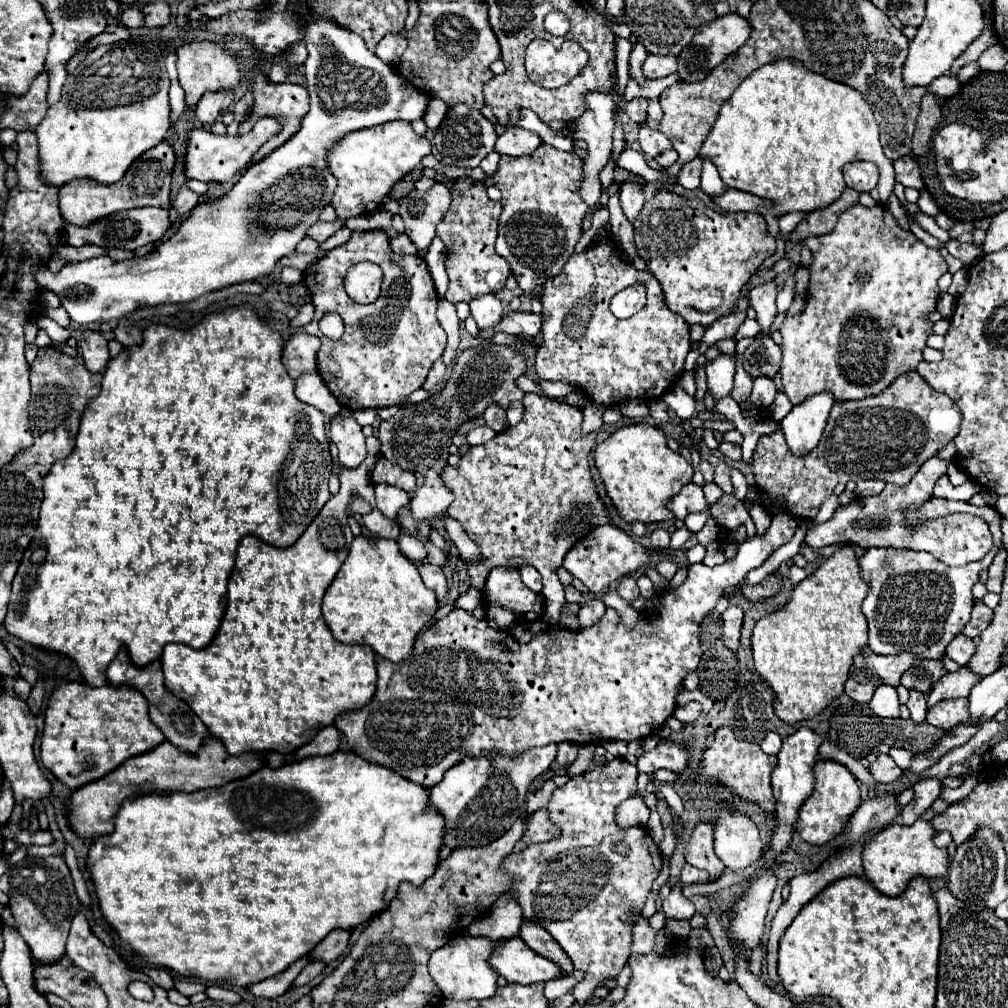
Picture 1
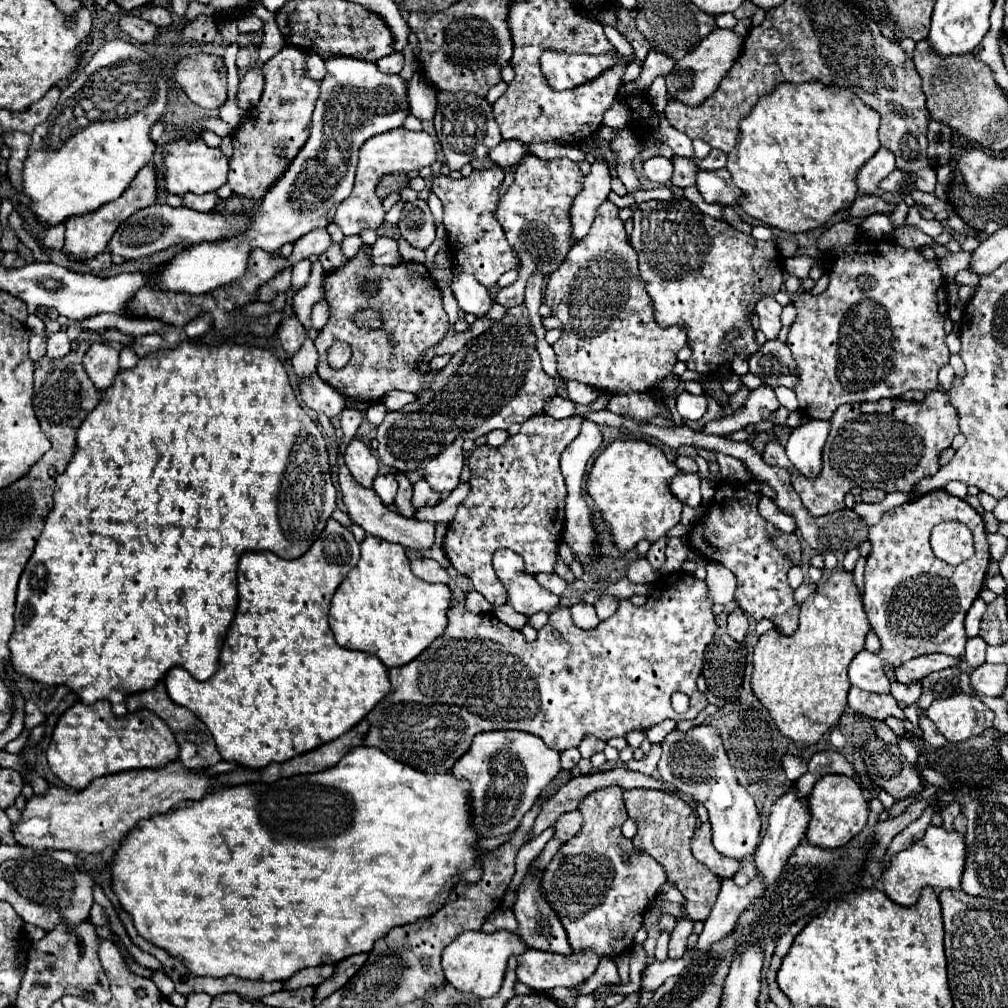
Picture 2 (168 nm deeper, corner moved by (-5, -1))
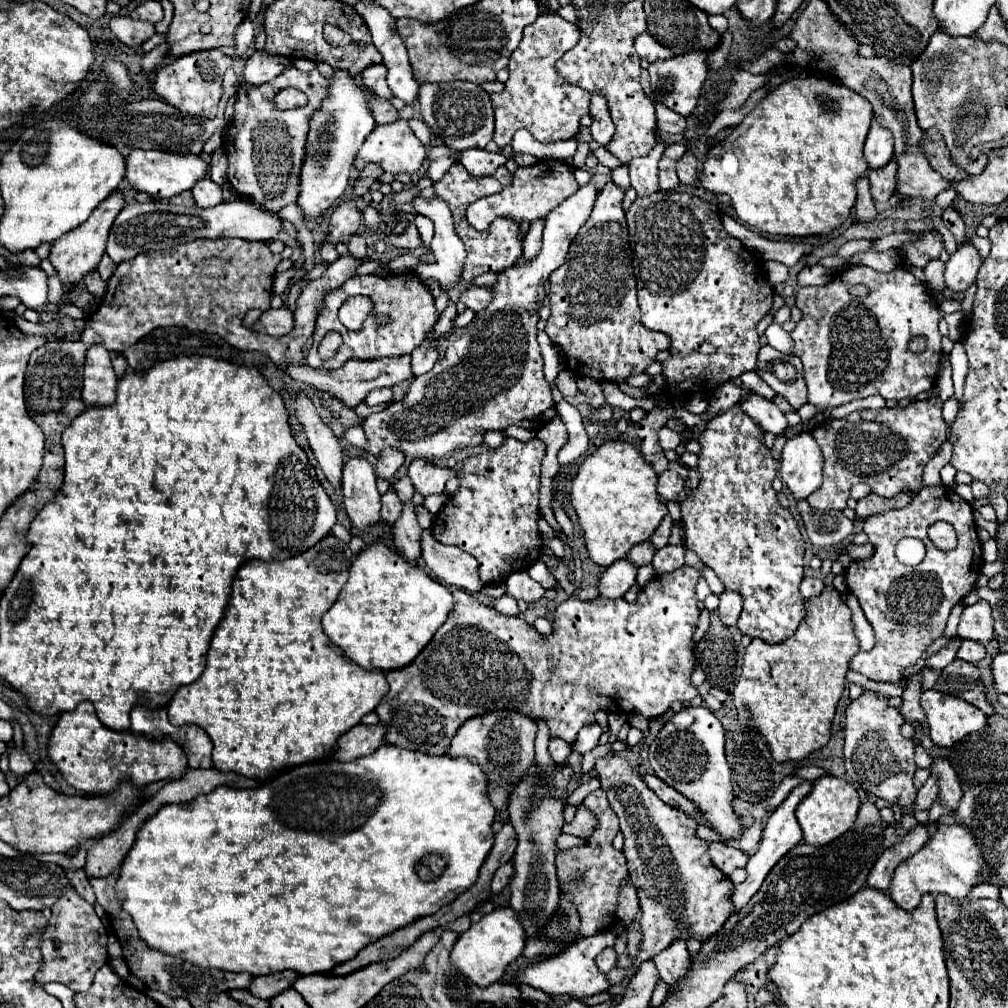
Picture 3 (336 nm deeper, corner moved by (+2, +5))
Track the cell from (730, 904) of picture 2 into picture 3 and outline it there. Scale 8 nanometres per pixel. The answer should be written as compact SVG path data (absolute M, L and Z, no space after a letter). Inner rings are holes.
M810 781L798 785L798 787L782 801L782 805L770 815L770 819L768 819L768 823L766 823L766 827L764 827L760 845L758 845L760 849L758 849L754 855L750 855L750 859L748 859L748 863L746 863L746 875L748 875L748 877L746 877L744 883L738 883L738 885L734 887L734 893L732 893L732 897L730 897L734 909L742 909L742 907L756 895L756 891L760 889L764 877L766 877L768 871L776 865L776 861L778 861L782 855L786 855L794 845L798 845L798 841L802 841L802 831L800 831L800 825L798 825L798 821L796 821L794 811L796 811L796 805L802 801L802 797L808 795L810 789L812 789L812 783L810 783Z

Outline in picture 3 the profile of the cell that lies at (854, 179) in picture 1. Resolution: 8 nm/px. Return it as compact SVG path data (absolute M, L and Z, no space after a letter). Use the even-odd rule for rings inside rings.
M872 121L870 133L866 137L866 145L864 145L864 157L868 161L870 169L878 169L884 167L890 159L892 159L892 133L884 127L878 125L878 121Z

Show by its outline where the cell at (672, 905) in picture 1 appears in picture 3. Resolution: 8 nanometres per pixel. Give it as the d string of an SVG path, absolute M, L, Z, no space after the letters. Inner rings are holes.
M674 941L670 949L664 949L652 961L666 983L676 983L680 977L686 975L686 969L690 967L690 953L686 949L686 941Z

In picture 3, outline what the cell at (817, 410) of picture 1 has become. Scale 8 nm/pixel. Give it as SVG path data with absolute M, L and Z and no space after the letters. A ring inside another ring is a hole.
M796 433L786 441L782 449L780 473L782 481L798 499L806 499L812 491L820 487L822 451L812 433Z

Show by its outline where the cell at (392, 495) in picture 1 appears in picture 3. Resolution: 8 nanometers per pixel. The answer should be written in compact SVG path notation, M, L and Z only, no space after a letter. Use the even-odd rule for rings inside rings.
M388 447L380 453L378 457L378 463L376 463L376 475L380 479L392 479L396 475L396 471L400 469L400 465L404 463L404 455L400 449L394 449L394 447Z

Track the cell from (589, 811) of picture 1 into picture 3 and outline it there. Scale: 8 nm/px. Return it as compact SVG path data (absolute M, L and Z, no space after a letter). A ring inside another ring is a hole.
M602 789L592 791L584 799L584 807L588 807L596 817L596 827L592 835L586 839L586 845L572 847L564 851L556 851L556 877L560 883L560 893L570 897L580 915L580 937L596 935L602 931L610 931L618 925L616 909L618 909L618 893L622 883L630 883L626 857L622 851L612 847L612 839L618 833L618 815L610 809L610 801Z

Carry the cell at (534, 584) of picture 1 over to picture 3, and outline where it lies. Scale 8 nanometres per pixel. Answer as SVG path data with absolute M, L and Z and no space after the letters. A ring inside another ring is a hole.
M536 561L536 563L528 569L528 573L530 573L530 577L532 577L534 581L538 581L542 587L546 587L546 589L556 587L556 579L554 579L554 575L550 573L550 569L548 569L542 561Z

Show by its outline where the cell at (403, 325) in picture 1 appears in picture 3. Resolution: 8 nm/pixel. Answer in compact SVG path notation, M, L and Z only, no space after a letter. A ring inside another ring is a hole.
M404 271L402 275L356 275L352 279L348 279L340 289L334 289L326 295L324 307L318 315L316 321L316 329L312 335L312 347L308 349L306 355L306 363L314 369L338 369L342 367L348 359L374 359L374 357L392 357L392 355L402 355L402 353L410 353L414 351L426 337L426 333L438 323L438 317L442 313L436 309L434 305L434 297L430 293L430 289L426 287L426 283L412 271ZM352 295L368 295L374 301L374 315L376 319L368 319L362 327L360 333L352 333L348 331L340 321L338 321L338 309L340 305L352 297ZM388 317L388 323L380 323L380 319ZM328 331L338 331L344 339L342 347L338 349L334 359L328 361L320 361L318 359L318 345L322 341L322 337Z

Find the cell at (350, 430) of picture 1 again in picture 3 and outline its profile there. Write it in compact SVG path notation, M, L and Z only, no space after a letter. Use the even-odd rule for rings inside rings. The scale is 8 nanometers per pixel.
M356 455L344 465L342 477L344 509L356 527L370 527L380 517L380 493L376 489L374 467L368 459Z

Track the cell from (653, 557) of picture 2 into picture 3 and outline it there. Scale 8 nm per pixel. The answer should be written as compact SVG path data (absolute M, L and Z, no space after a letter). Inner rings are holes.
M666 515L666 517L662 519L662 523L658 525L658 529L654 531L654 535L650 537L650 543L652 543L656 549L664 547L664 545L668 543L668 539L670 539L670 529L672 529L672 519L670 519L670 515Z

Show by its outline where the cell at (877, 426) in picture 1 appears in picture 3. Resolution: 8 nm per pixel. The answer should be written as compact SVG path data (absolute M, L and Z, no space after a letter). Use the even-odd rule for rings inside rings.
M930 397L912 401L908 407L860 409L842 419L830 419L814 429L814 437L824 453L824 481L806 501L814 509L844 509L850 487L866 483L882 497L894 497L902 489L918 491L922 487L922 469L948 437L948 425L942 417L942 399Z

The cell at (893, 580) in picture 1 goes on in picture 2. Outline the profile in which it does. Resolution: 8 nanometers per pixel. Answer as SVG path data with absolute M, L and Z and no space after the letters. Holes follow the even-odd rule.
M943 489L925 493L923 497L903 503L883 513L881 521L869 531L873 545L865 567L865 597L863 605L869 623L881 639L879 653L861 651L849 665L851 685L871 691L889 693L891 679L885 667L901 667L905 661L929 653L945 653L963 657L965 653L965 613L979 597L989 565L987 531L981 515L971 509L963 499L949 495ZM943 521L961 521L973 531L975 555L959 565L949 565L935 559L931 551L930 534Z

